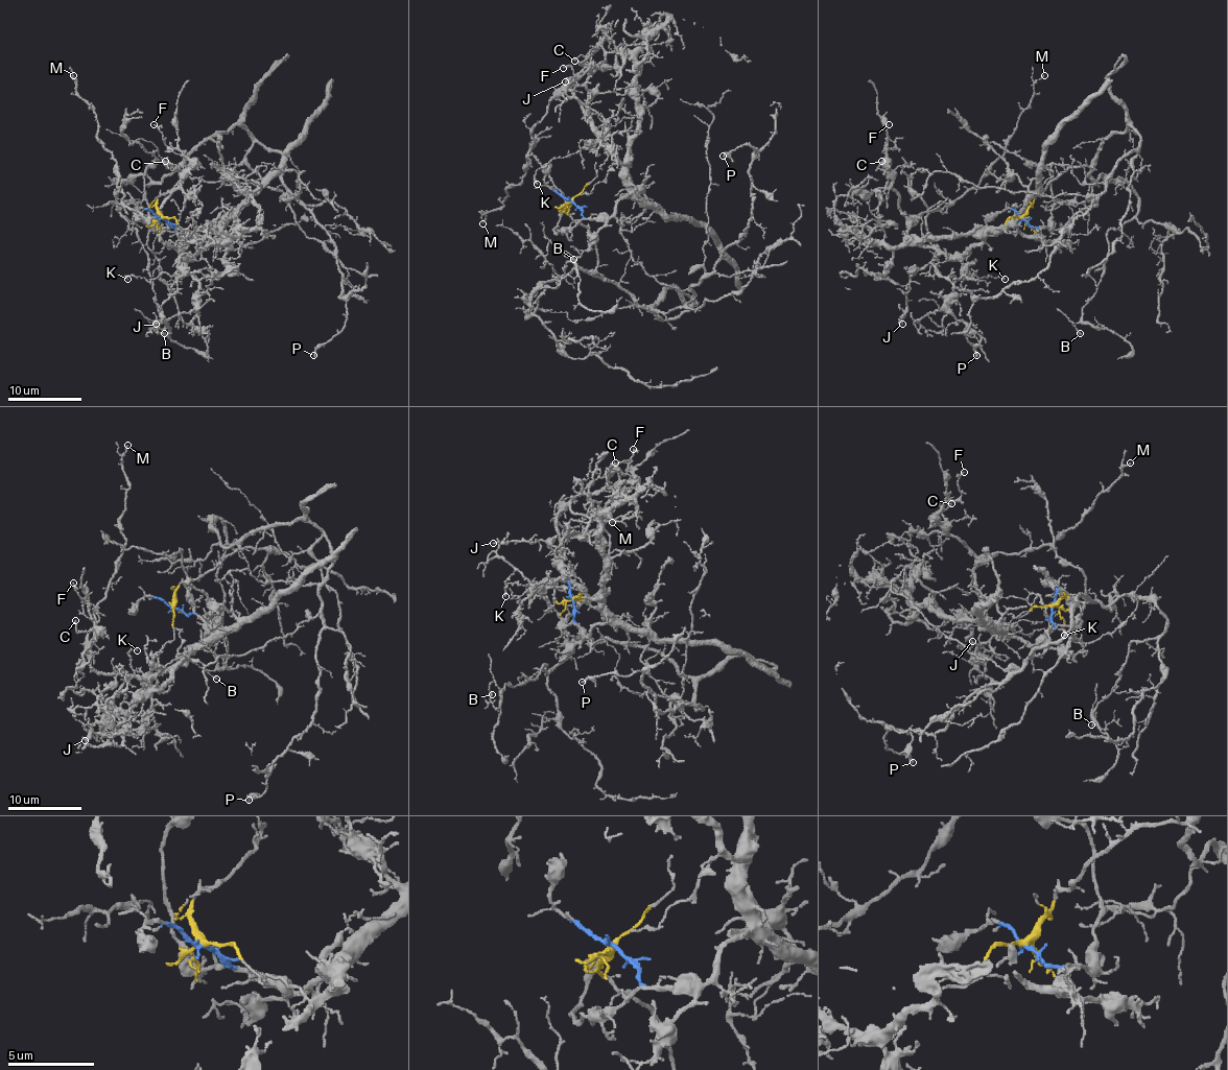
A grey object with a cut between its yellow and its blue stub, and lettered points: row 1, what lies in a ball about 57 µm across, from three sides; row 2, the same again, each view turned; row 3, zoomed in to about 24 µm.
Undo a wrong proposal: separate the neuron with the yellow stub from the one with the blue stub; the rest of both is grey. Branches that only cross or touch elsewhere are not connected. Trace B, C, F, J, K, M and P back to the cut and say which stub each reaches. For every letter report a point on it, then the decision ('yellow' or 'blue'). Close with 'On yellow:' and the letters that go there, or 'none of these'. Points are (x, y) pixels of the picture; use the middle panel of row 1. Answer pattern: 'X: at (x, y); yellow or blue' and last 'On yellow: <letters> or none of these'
B: at (573, 259); yellow
C: at (574, 61); blue
F: at (563, 68); blue
J: at (565, 81); blue
K: at (537, 184); blue
M: at (482, 223); blue
P: at (723, 156); yellow
On yellow: B, P

